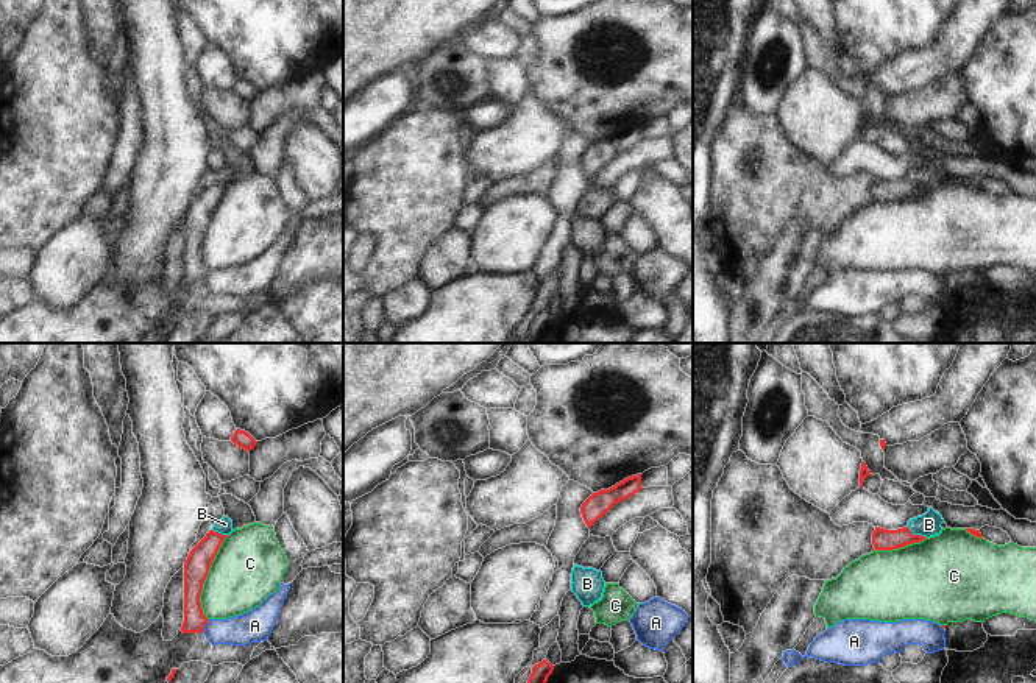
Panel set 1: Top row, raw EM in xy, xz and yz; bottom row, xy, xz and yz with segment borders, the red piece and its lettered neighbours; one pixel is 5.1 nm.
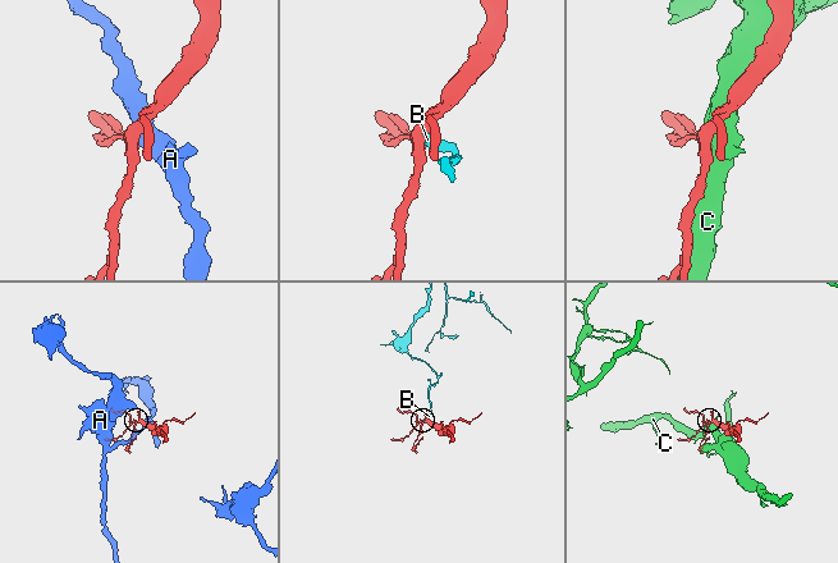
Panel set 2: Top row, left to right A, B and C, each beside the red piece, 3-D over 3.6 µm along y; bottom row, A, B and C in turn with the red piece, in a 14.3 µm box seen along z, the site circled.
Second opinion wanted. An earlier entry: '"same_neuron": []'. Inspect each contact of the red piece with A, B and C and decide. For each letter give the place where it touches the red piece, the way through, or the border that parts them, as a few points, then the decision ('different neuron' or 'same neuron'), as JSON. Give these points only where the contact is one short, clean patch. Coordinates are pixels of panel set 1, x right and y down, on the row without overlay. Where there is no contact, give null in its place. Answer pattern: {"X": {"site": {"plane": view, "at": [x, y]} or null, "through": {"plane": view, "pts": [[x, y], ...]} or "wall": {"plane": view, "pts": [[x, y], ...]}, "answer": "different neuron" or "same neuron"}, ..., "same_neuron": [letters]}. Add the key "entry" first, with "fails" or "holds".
{"entry": "holds", "A": {"site": {"plane": "xy", "at": [205, 275]}, "wall": {"plane": "xy", "pts": [[209, 270], [202, 283]]}, "answer": "different neuron"}, "B": {"site": {"plane": "yz", "at": [916, 186]}, "wall": {"plane": "yz", "pts": [[907, 176], [913, 184], [927, 187]]}, "answer": "different neuron"}, "C": {"site": {"plane": "xy", "at": [206, 226]}, "answer": "different neuron"}, "same_neuron": []}

